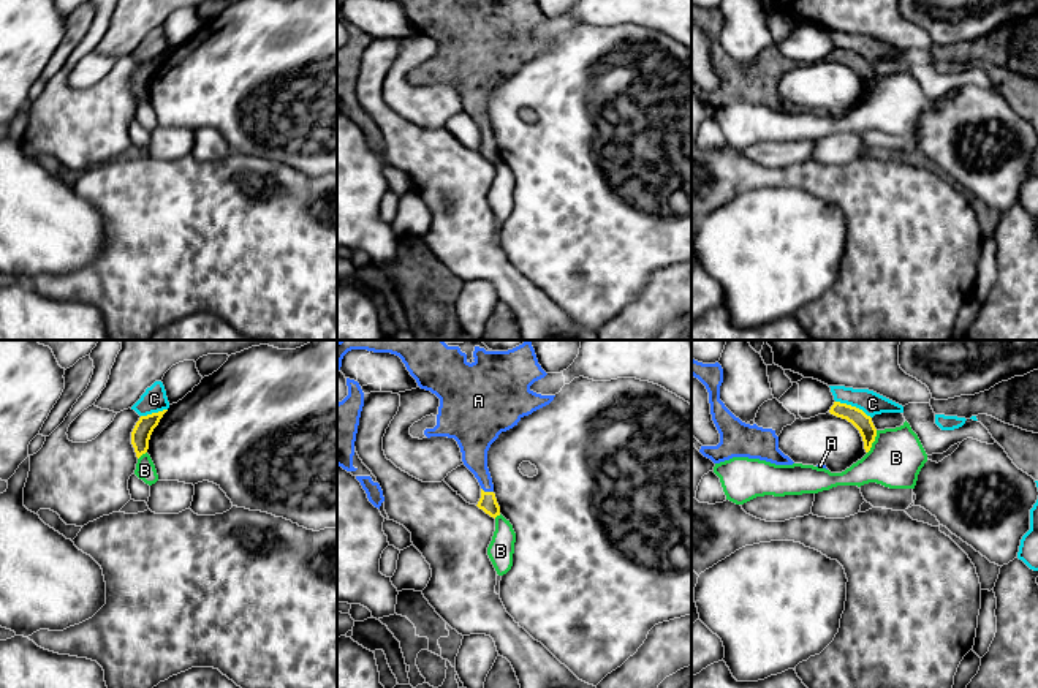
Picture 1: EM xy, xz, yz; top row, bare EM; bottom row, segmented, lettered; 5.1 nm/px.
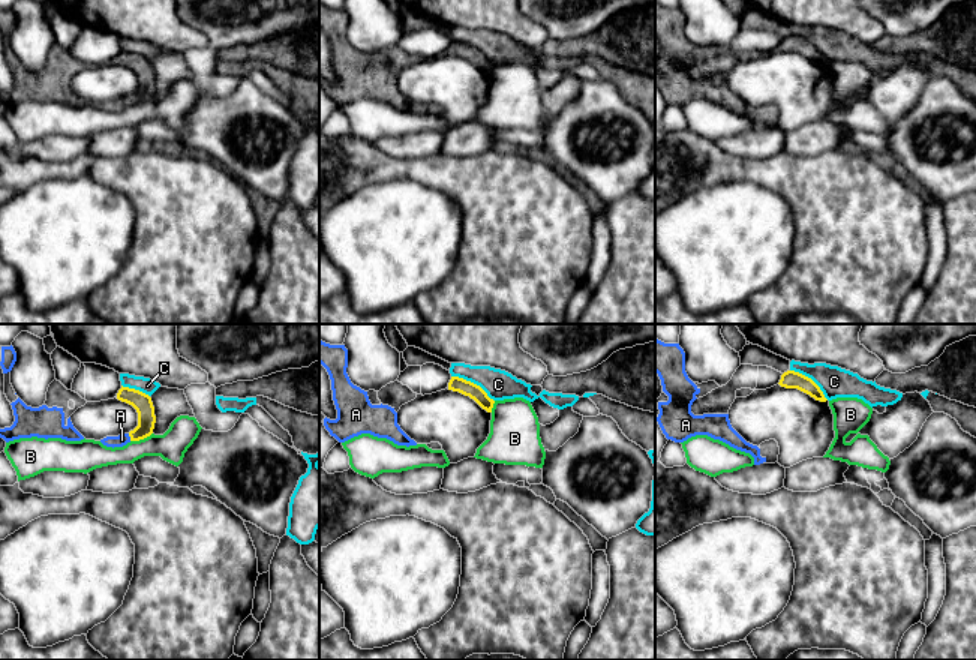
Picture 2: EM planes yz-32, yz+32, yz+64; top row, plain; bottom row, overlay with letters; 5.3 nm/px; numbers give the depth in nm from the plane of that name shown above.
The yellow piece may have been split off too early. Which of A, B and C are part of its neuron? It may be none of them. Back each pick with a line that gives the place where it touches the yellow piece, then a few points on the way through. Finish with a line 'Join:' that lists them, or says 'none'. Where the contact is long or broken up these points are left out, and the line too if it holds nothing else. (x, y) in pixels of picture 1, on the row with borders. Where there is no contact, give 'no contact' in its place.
A: meets yellow in xz at (488, 492); runs through xz (488, 502), (488, 492), (475, 459), (475, 445)
Join: A

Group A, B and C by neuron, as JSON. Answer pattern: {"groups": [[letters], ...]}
{"groups": [["A"], ["B"], ["C"]]}

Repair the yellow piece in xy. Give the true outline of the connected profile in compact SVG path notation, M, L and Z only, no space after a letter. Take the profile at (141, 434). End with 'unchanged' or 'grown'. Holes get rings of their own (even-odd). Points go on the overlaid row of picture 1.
M168 410L141 416L139 421L136 422L131 432L131 444L134 448L138 459L147 452L150 435L166 411Z | unchanged

